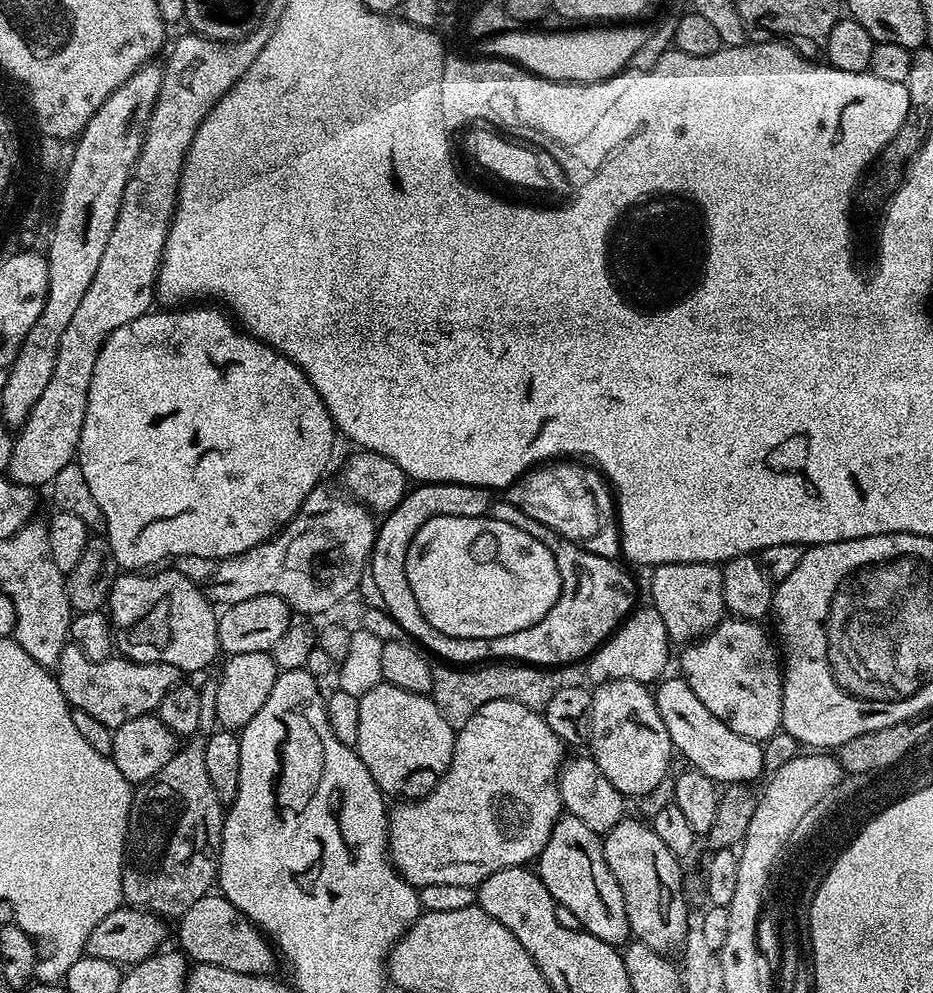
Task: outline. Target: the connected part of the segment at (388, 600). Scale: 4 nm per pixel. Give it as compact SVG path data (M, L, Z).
M373 547L369 558L368 574L374 579L374 584L379 590L381 605L398 622L398 626L402 626L405 635L426 649L431 655L436 654L444 659L441 661L454 666L472 666L476 663L481 664L491 660L501 661L504 643L498 638L497 642L491 645L489 642L483 643L480 640L475 641L470 638L453 638L442 634L440 630L435 630L434 626L426 621L422 610L418 609L414 592L410 587L410 582L406 579L406 568L376 568L376 549Z

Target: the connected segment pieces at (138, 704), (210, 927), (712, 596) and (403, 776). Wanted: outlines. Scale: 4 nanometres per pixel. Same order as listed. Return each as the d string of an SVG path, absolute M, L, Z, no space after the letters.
M71 642L65 644L54 665L54 675L62 694L73 709L86 711L111 730L139 716L153 715L159 709L162 698L166 698L168 691L182 680L180 669L169 664L143 664L123 658L94 662Z
M207 894L198 898L178 917L178 924L180 929L176 936L180 939L179 951L196 964L222 966L222 970L234 970L238 974L251 976L271 973L276 960L278 964L278 953L272 941L224 896Z
M670 562L657 564L652 572L651 607L656 608L665 622L668 636L672 642L687 646L707 632L716 629L725 619L726 609L722 598L722 574L720 564L706 562Z
M381 682L370 690L366 690L366 694L359 697L359 701L358 738L354 747L356 753L362 758L366 770L370 770L381 792L389 797L400 796L396 798L411 802L425 796L430 790L434 790L434 786L443 778L444 771L452 761L456 732L454 726L446 722L446 718L442 718L431 695L402 690L402 686Z

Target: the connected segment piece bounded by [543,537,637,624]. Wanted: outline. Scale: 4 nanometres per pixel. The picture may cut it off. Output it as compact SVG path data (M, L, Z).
M563 537L558 540L546 540L543 543L554 554L558 564L559 577L562 578L559 600L550 608L550 612L612 612L616 620L623 620L633 611L636 600L636 588L631 576L615 559L598 556L579 543Z

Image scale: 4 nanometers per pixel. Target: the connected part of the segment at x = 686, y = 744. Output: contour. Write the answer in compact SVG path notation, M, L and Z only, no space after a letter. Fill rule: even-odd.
M676 676L661 679L658 684L660 689L654 692L656 709L658 714L662 714L662 722L666 722L673 749L679 755L681 752L695 771L706 774L706 778L715 780L717 785L747 785L752 782L748 780L756 779L765 769L763 747L755 740L742 738L742 734L734 734L726 722L714 718L714 714L698 702L698 694L690 690L687 680Z

